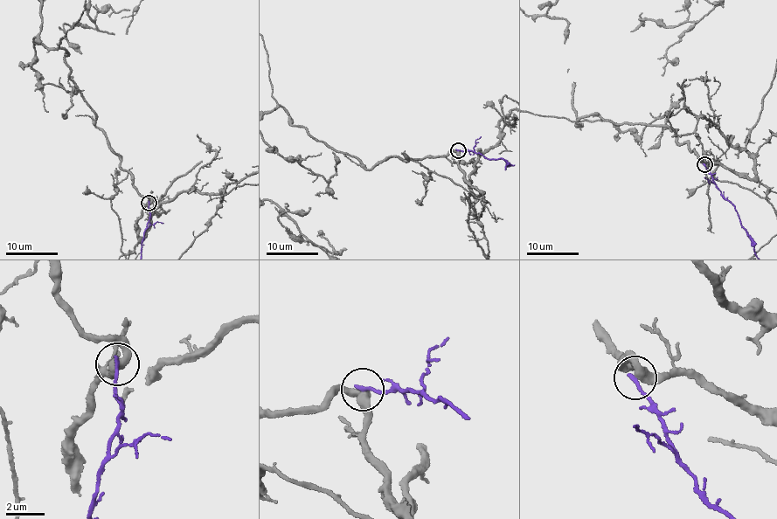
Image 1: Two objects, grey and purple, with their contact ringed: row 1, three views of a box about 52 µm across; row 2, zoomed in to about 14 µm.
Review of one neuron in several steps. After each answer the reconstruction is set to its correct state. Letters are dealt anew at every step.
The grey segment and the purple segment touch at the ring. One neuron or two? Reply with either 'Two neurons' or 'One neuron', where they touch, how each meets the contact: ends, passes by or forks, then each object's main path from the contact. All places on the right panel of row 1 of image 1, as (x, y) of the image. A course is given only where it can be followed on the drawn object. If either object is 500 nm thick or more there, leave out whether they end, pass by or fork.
Two neurons. Place: (704, 164). At the ring grey passes by. At the ring purple ends. Course of grey: (704, 163), (659, 124), (578, 125), (568, 71), (640, 20), (697, 21), (718, 4). Course of purple: (704, 165), (725, 200), (734, 206), (739, 223), (753, 239), (756, 255)

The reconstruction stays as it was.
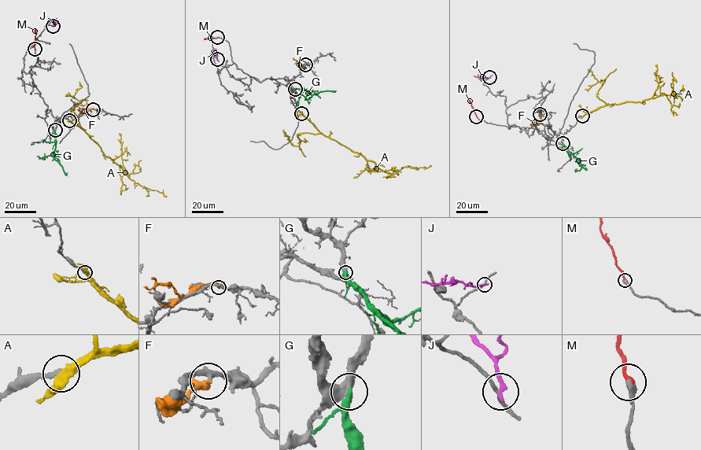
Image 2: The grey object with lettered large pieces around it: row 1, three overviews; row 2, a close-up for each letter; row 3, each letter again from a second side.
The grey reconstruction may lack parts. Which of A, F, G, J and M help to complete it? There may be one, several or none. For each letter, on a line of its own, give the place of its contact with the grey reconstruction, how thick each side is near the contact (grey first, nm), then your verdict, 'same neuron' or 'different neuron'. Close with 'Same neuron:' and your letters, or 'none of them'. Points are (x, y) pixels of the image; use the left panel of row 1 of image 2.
A: meets grey at (69, 120); 240 nm thick on the grey side, 320 nm on the other; different neuron
F: meets grey at (93, 109); 300 nm thick on the grey side, 400 nm on the other; different neuron
G: meets grey at (55, 130); 460 nm thick on the grey side, 380 nm on the other; same neuron
J: meets grey at (53, 26); 170 nm thick on the grey side, 240 nm on the other; different neuron
M: meets grey at (35, 49); 360 nm thick on the grey side, 260 nm on the other; same neuron
Same neuron: G, M

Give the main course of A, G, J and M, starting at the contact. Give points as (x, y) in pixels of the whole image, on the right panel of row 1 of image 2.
A: (582, 116), (609, 104), (626, 101), (640, 102), (662, 94), (672, 94), (675, 95), (674, 97), (684, 90)
G: (562, 143), (586, 170)
J: (489, 78), (474, 75)
M: (477, 116), (470, 100)

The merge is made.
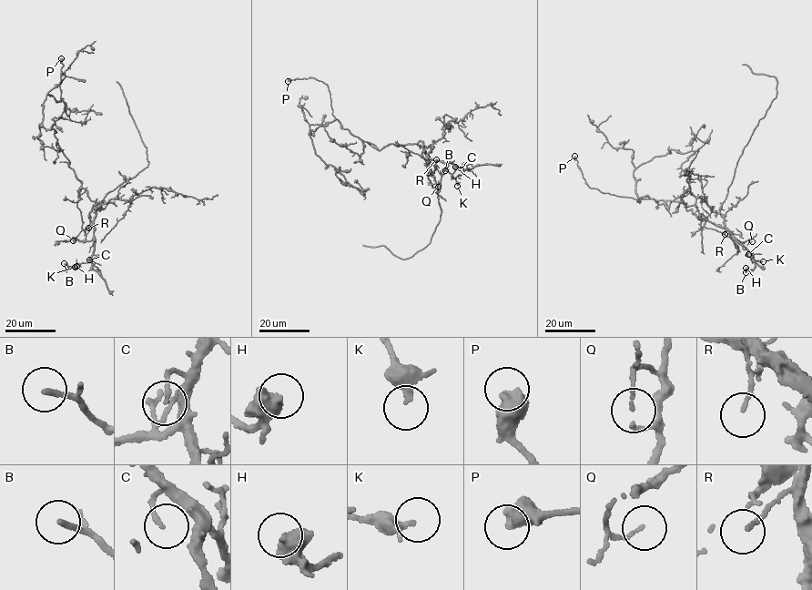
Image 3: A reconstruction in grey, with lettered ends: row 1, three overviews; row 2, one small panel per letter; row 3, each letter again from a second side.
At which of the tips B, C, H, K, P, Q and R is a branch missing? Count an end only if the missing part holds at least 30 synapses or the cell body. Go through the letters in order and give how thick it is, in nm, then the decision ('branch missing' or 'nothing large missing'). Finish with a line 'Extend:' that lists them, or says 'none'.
B: 120 nm | nothing large missing
C: 130 nm | nothing large missing
H: 460 nm | nothing large missing
K: 300 nm | nothing large missing
P: 550 nm | nothing large missing
Q: 110 nm | nothing large missing
R: 120 nm | nothing large missing
Extend: none

